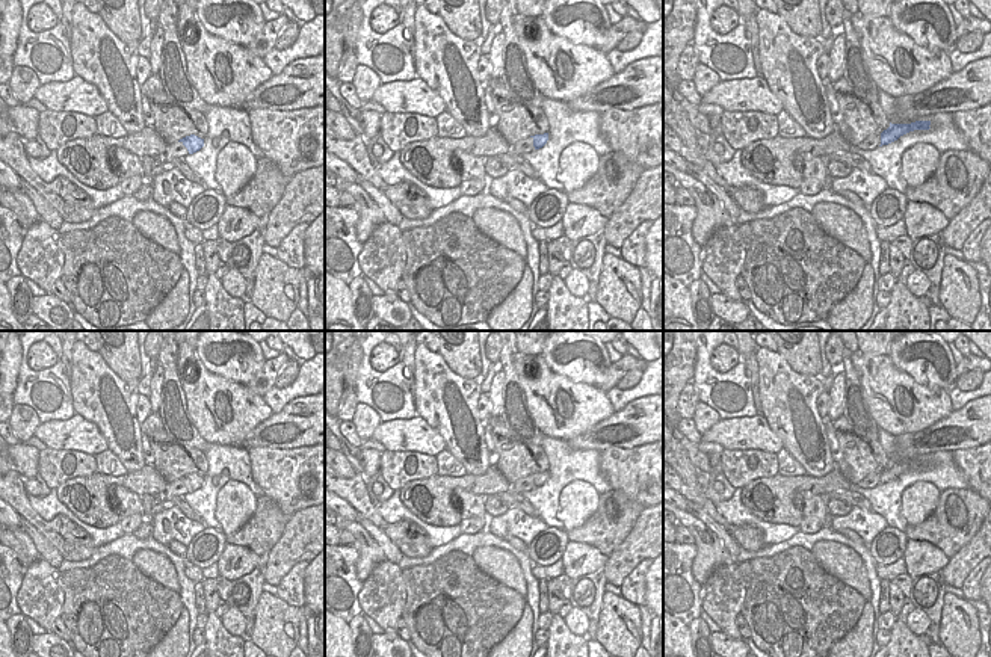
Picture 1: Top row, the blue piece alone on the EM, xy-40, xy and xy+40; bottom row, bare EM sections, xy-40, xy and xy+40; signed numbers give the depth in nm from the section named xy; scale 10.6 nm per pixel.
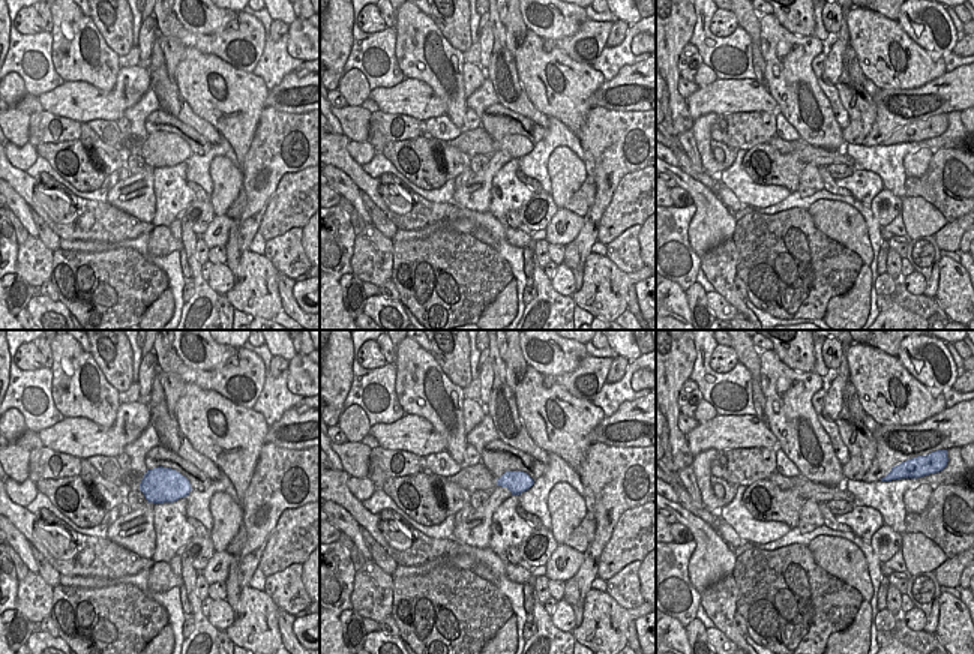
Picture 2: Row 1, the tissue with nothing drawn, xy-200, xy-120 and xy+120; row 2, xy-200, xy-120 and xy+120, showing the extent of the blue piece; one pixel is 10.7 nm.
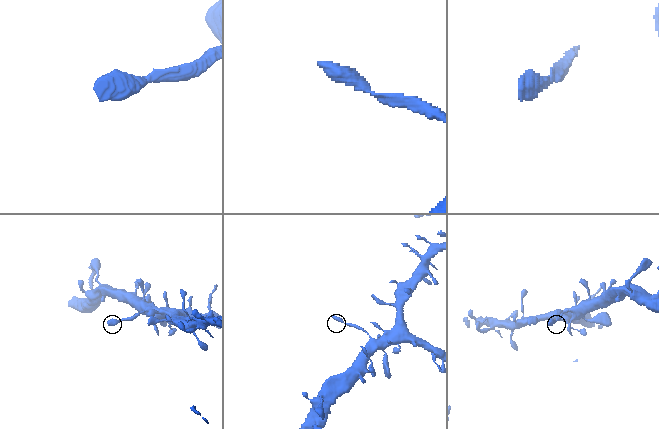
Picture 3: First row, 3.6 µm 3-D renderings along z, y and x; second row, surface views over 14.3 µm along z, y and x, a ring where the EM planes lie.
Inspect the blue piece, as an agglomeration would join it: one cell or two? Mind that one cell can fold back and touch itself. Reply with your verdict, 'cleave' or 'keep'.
cleave

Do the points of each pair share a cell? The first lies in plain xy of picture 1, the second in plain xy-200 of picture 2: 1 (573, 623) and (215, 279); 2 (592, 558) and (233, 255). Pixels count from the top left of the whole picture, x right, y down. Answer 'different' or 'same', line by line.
1: same
2: different

